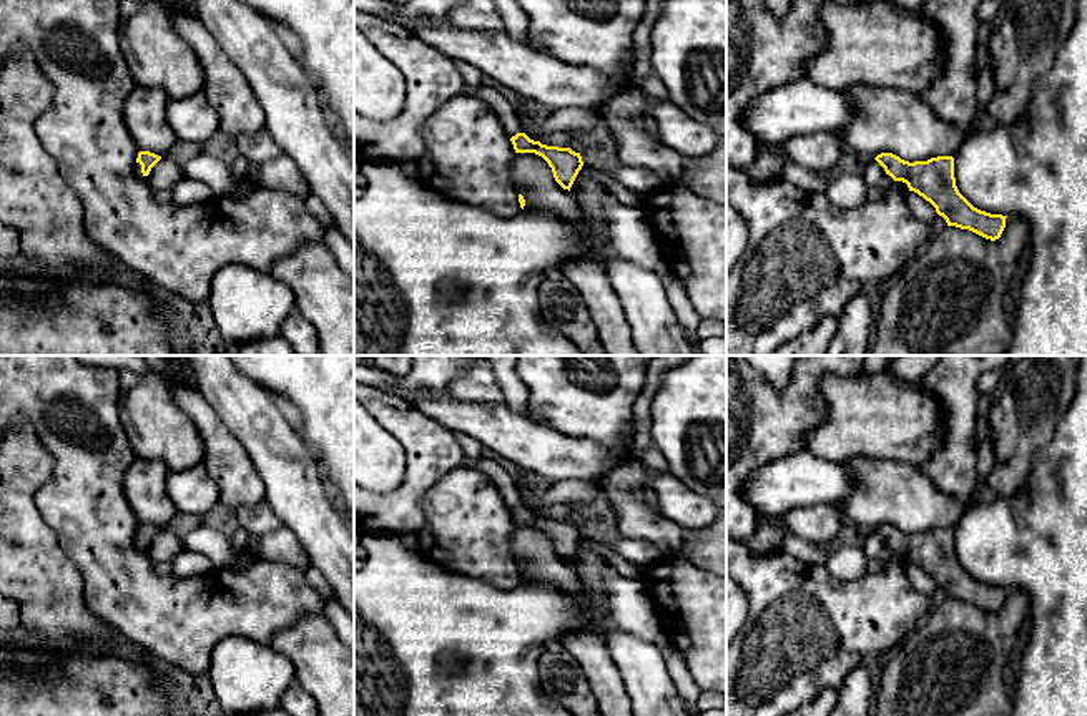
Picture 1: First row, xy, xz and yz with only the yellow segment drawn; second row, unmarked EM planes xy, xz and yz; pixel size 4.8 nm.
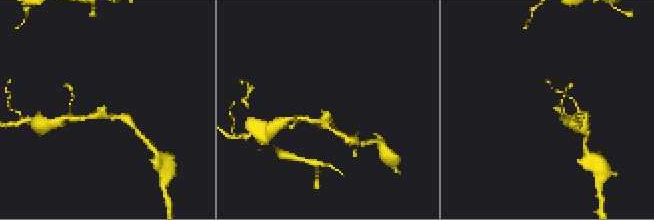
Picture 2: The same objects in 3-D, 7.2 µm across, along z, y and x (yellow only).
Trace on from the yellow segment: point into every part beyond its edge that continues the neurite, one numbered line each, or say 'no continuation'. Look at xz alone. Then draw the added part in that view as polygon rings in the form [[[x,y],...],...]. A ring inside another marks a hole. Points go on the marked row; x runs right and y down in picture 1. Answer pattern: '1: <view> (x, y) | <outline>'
1: xz (502, 108) | [[[464,86],[464,93],[475,96],[487,103],[487,106],[494,111],[494,115],[499,118],[502,128],[505,130],[507,136],[515,136],[517,133],[524,133],[519,113],[514,108],[514,105],[504,96],[502,88],[492,88],[492,86]]]

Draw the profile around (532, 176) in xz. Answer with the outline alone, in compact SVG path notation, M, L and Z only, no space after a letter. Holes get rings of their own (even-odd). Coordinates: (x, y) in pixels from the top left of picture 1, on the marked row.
M517 153L512 163L512 184L525 199L524 211L555 214L577 226L582 218L572 191L553 178L548 163L535 153Z

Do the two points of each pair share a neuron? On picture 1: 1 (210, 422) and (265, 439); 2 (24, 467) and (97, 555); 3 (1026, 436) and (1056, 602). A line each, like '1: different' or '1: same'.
1: different
2: different
3: different

